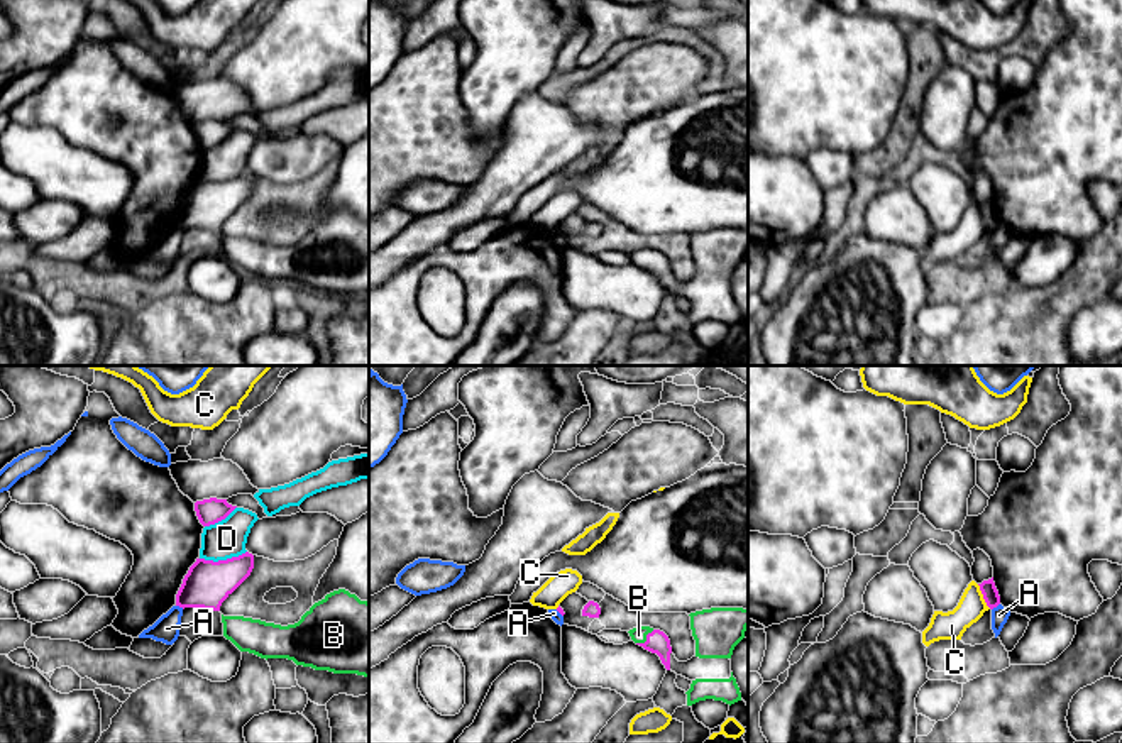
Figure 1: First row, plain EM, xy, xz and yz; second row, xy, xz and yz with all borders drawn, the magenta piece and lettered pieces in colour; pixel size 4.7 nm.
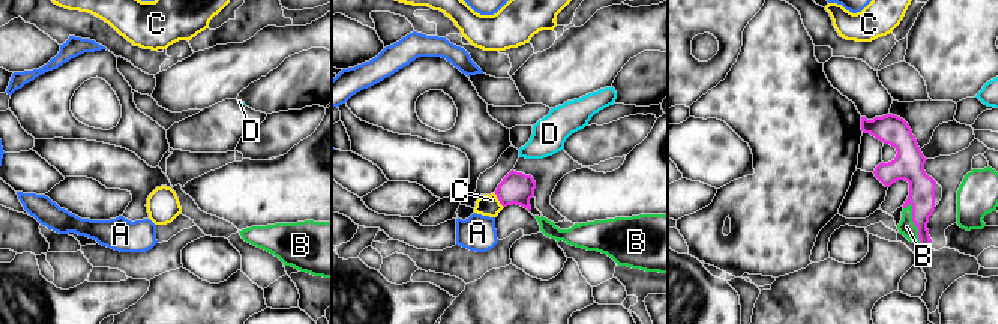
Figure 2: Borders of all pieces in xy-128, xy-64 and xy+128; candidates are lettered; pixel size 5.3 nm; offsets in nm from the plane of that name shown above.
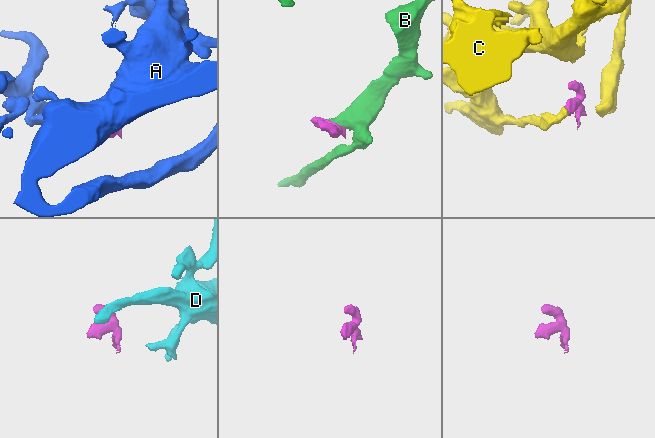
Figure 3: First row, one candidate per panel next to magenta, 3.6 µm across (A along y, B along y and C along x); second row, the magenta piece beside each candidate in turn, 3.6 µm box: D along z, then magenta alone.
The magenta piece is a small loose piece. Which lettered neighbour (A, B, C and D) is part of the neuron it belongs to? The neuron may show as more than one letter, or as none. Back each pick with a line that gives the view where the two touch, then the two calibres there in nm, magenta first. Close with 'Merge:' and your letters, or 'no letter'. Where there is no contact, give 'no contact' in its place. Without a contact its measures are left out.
B: meets magenta in xz; 110 nm thick on the magenta side, 80 nm on the other
Merge: B

